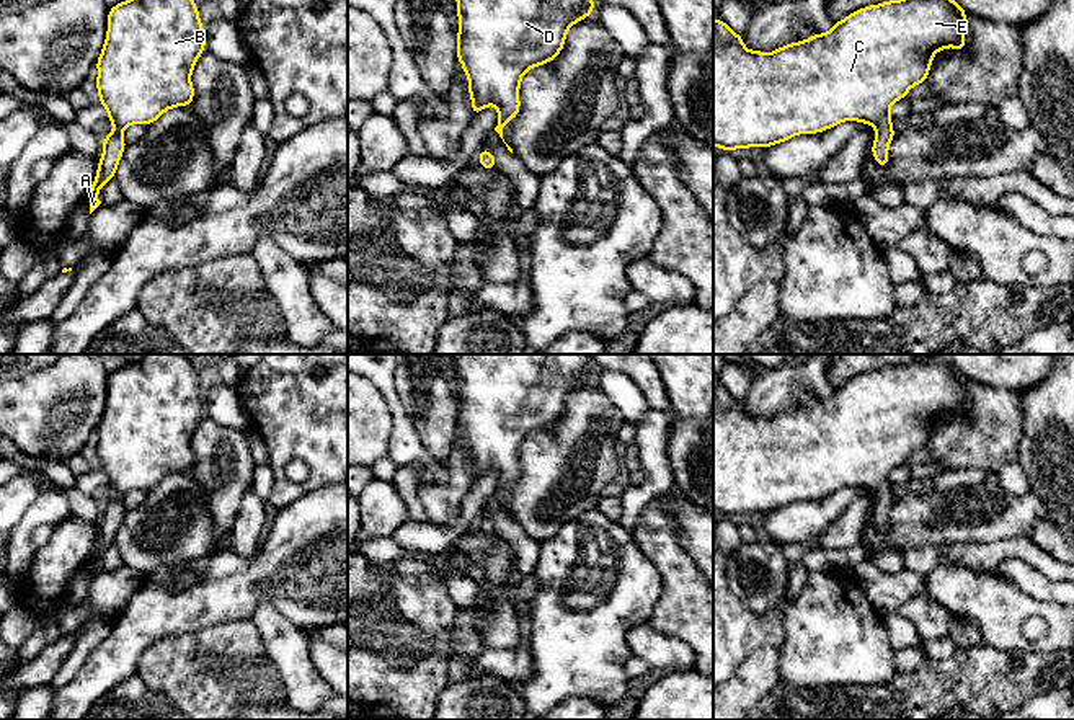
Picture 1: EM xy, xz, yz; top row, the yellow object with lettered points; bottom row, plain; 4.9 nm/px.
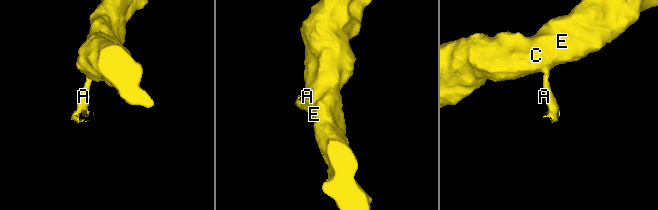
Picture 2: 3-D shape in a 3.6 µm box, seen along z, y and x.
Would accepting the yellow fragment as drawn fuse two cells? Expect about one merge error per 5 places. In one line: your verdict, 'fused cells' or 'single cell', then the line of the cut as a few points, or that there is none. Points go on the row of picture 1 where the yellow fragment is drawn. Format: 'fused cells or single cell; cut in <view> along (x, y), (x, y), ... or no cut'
single cell; no cut

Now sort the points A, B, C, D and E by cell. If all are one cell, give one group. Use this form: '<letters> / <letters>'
A B C D E

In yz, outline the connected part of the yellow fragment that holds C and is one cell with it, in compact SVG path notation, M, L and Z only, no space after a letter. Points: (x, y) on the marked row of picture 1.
M888 0L878 5L863 7L844 20L832 24L832 29L824 34L813 34L806 41L797 41L787 46L779 47L774 52L749 51L744 47L743 34L736 34L730 26L721 20L713 21L713 145L720 150L734 150L734 149L751 149L751 147L770 147L780 142L785 142L798 134L818 134L826 129L831 129L844 121L857 121L873 126L877 129L875 140L872 145L872 155L875 162L881 167L888 167L888 149L896 136L890 116L890 108L893 103L906 98L908 91L927 82L927 75L932 65L932 57L947 47L955 47L965 51L965 31L966 31L966 10L963 10L955 0Z

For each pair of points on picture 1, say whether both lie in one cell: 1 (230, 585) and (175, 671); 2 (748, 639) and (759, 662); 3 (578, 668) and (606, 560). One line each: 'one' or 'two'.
1: two
2: two
3: one

